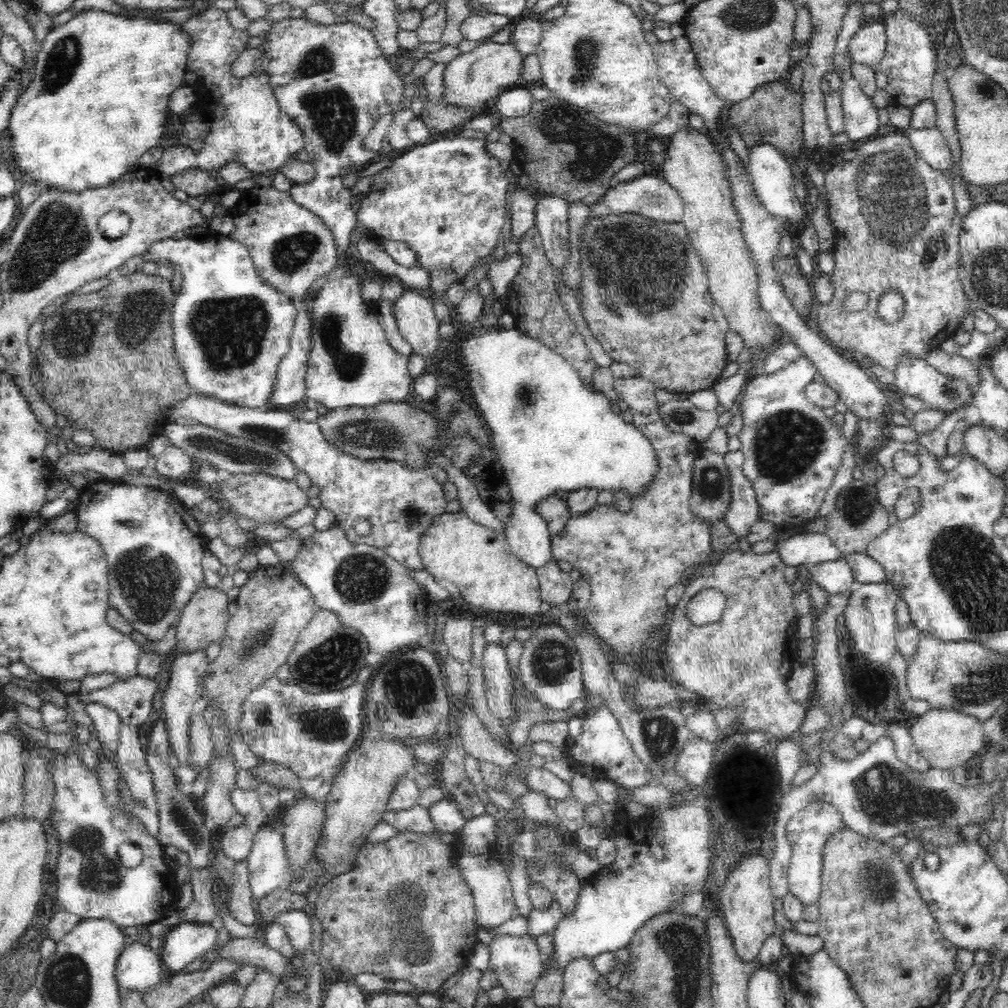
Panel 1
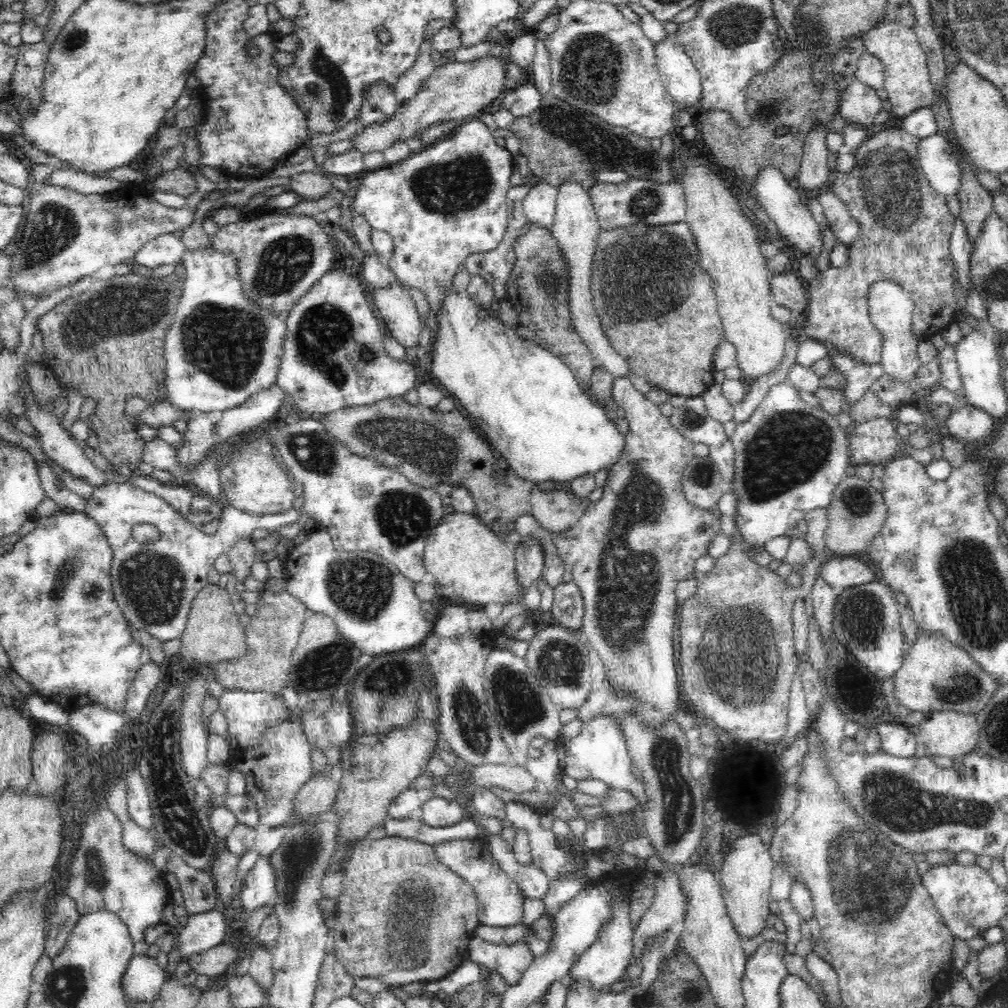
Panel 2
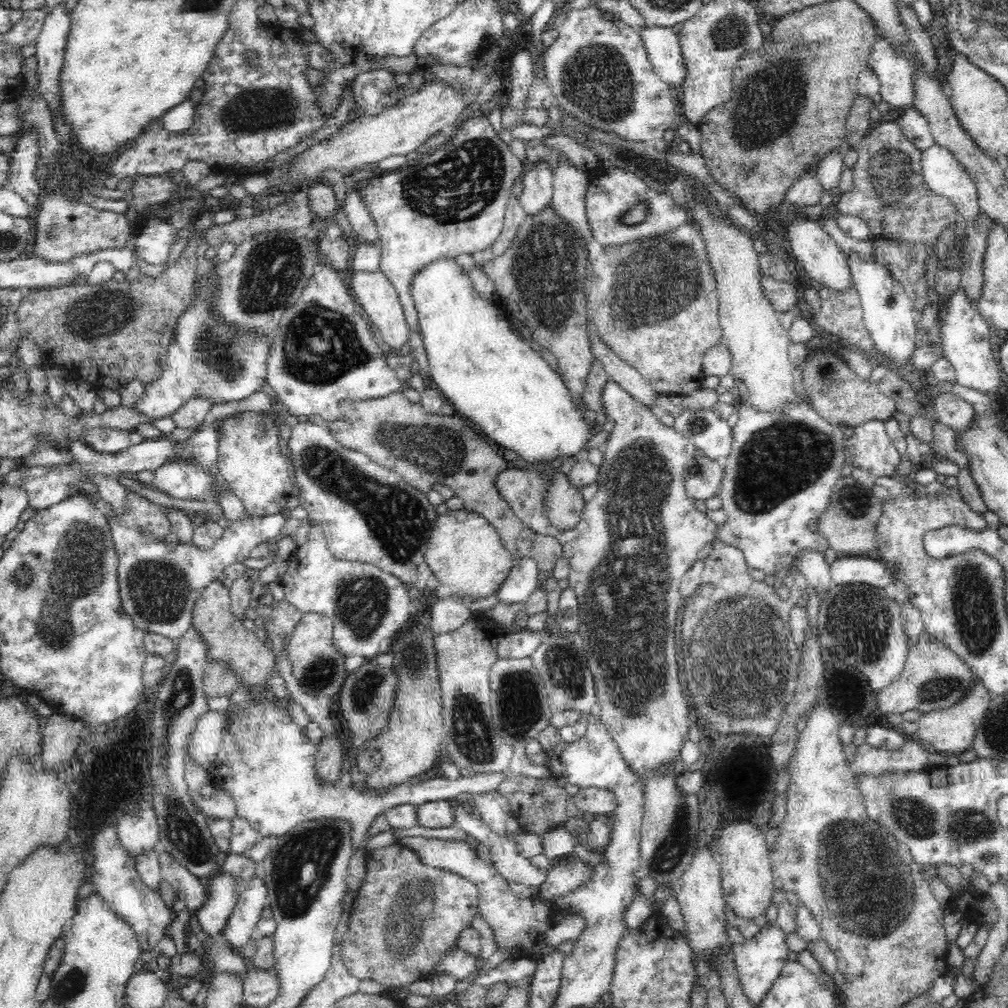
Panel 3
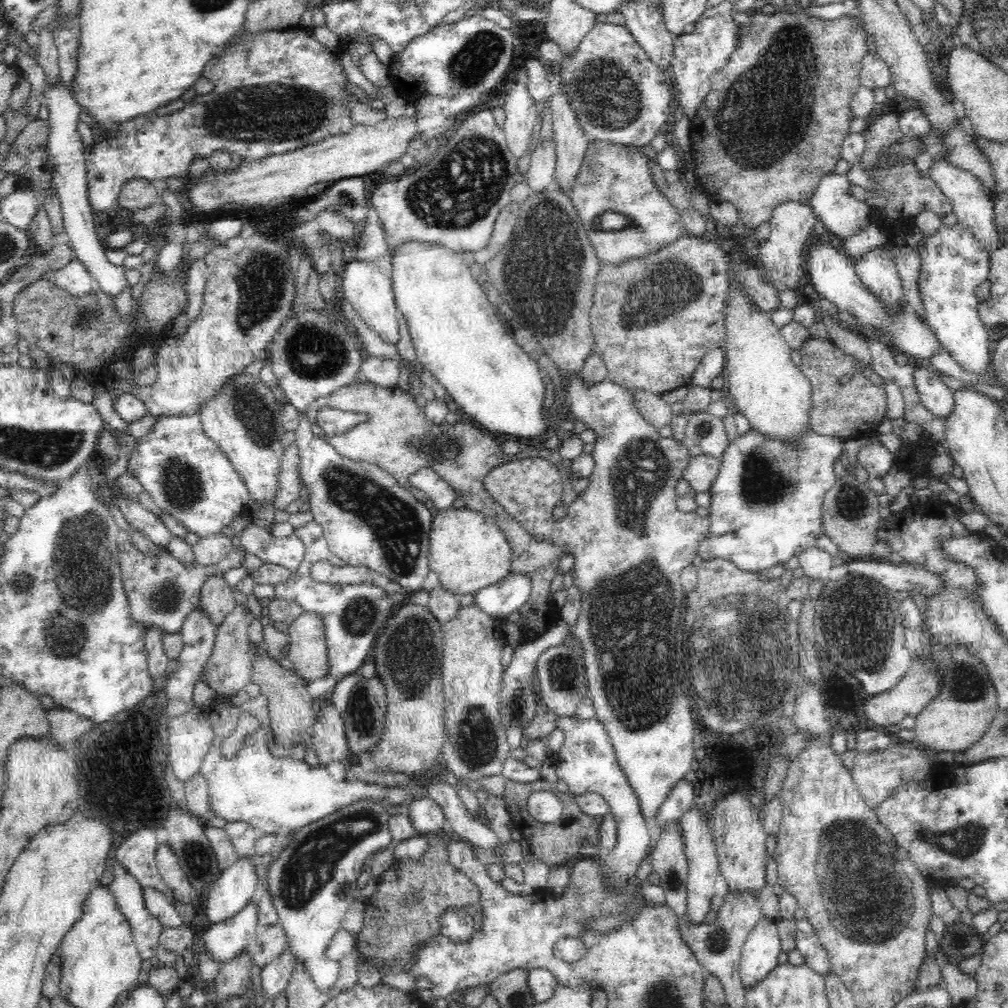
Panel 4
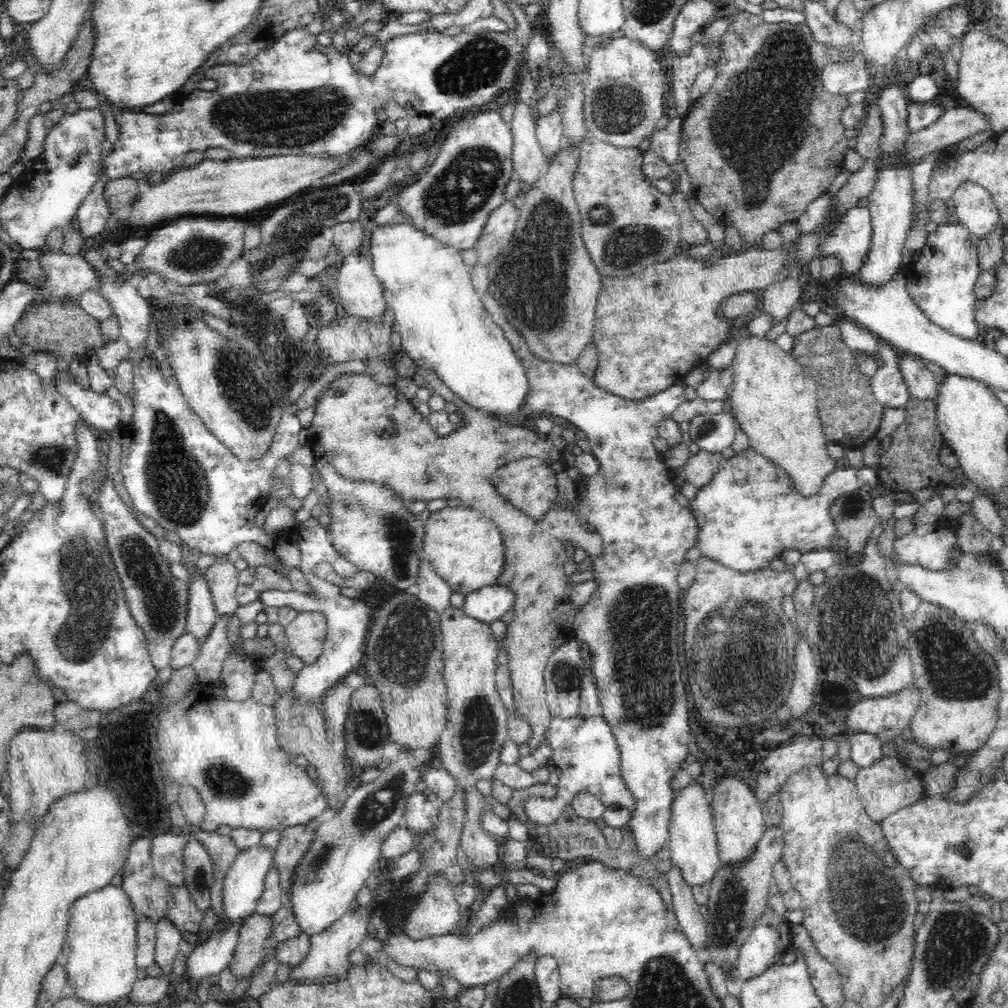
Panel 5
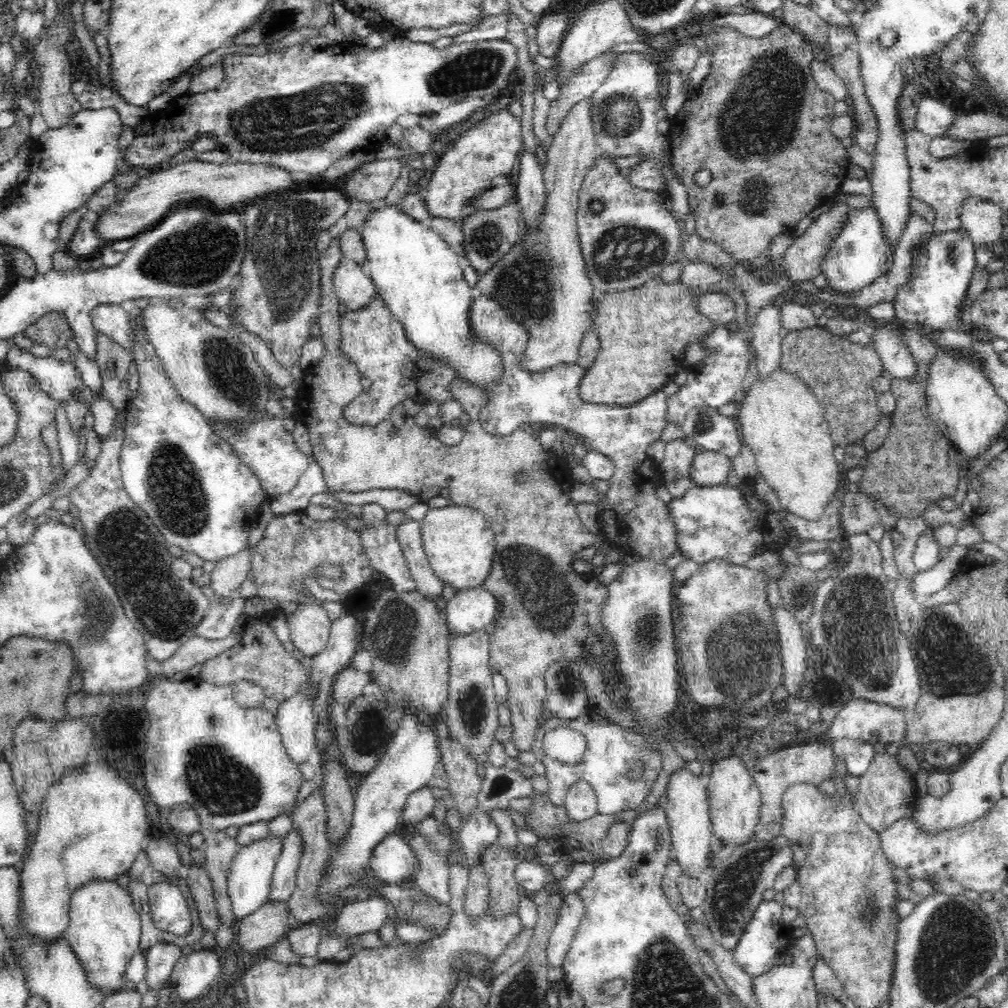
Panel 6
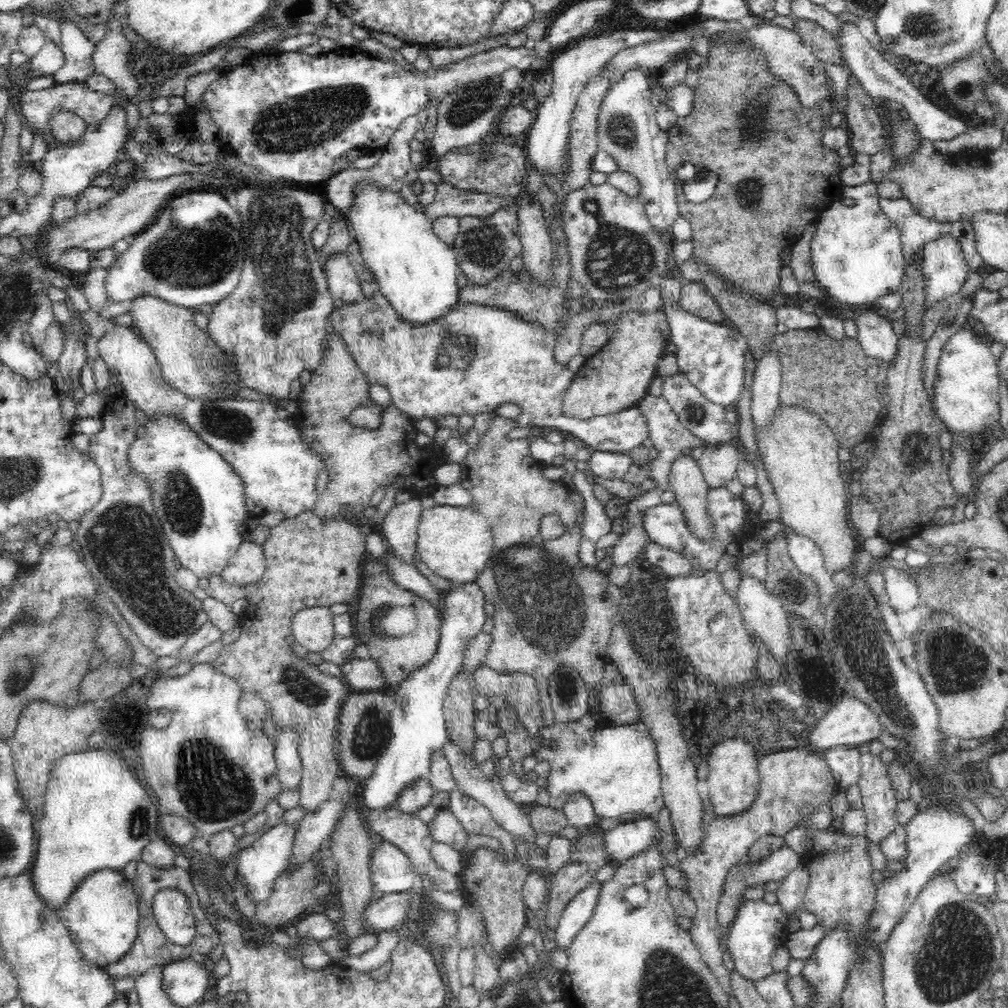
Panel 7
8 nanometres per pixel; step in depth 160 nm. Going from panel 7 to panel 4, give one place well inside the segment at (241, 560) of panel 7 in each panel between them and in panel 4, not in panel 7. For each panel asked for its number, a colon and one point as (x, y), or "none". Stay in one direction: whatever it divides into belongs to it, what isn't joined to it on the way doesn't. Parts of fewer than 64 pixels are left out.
4: (216, 599)
5: (222, 577)
6: (227, 576)

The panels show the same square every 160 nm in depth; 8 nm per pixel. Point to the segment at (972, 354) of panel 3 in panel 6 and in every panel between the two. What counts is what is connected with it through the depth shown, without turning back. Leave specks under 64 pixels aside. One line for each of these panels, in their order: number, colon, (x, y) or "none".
4: (953, 262)
5: (947, 267)
6: (942, 268)

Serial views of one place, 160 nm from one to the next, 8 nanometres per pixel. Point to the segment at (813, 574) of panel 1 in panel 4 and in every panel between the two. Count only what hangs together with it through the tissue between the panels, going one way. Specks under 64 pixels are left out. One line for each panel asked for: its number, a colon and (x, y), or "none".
2: (840, 573)
3: (845, 570)
4: (903, 576)

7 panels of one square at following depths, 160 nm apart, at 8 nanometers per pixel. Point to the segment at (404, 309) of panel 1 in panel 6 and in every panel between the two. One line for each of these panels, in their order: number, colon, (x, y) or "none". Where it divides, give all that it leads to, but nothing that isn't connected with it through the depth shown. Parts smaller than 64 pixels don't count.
2: (394, 304)
3: (378, 297)
4: (367, 286)
5: (360, 293)
6: (355, 290)

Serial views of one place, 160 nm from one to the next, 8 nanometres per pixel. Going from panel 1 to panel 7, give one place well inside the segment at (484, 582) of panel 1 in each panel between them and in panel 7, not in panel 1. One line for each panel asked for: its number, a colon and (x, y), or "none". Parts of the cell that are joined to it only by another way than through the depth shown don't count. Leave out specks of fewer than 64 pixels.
2: (462, 551)
3: (465, 551)
4: (468, 552)
5: (464, 547)
6: (459, 542)
7: (455, 543)

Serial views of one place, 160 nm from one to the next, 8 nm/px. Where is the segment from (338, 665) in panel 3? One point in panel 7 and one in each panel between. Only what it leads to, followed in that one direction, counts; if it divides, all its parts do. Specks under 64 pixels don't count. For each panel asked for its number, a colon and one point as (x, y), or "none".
4: (307, 648)
5: (305, 635)
6: (309, 625)
7: (312, 627)

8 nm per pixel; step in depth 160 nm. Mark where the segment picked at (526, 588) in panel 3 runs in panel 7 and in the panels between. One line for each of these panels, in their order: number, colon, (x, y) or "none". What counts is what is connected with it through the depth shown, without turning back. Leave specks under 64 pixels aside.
4: (505, 597)
5: (487, 604)
6: (472, 609)
7: (417, 726)

